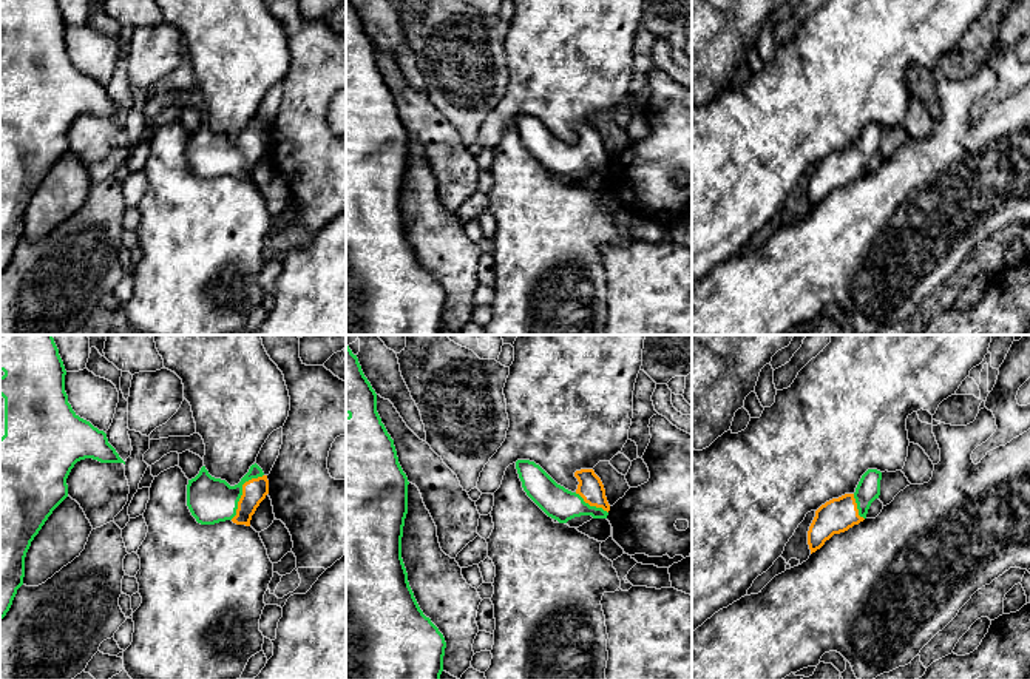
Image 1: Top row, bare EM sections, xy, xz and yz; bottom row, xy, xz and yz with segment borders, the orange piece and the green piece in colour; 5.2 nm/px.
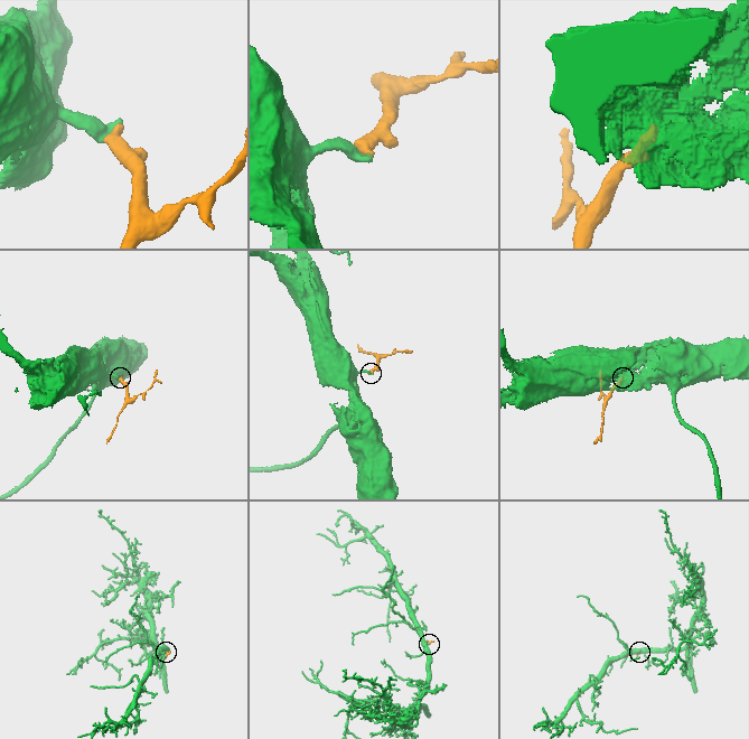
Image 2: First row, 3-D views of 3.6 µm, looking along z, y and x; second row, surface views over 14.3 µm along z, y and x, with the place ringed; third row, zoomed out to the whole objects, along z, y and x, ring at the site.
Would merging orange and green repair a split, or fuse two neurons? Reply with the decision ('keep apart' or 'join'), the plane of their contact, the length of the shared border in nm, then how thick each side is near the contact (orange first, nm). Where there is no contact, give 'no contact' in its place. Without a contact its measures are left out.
join | xy | 300 nm | 130/240 nm

